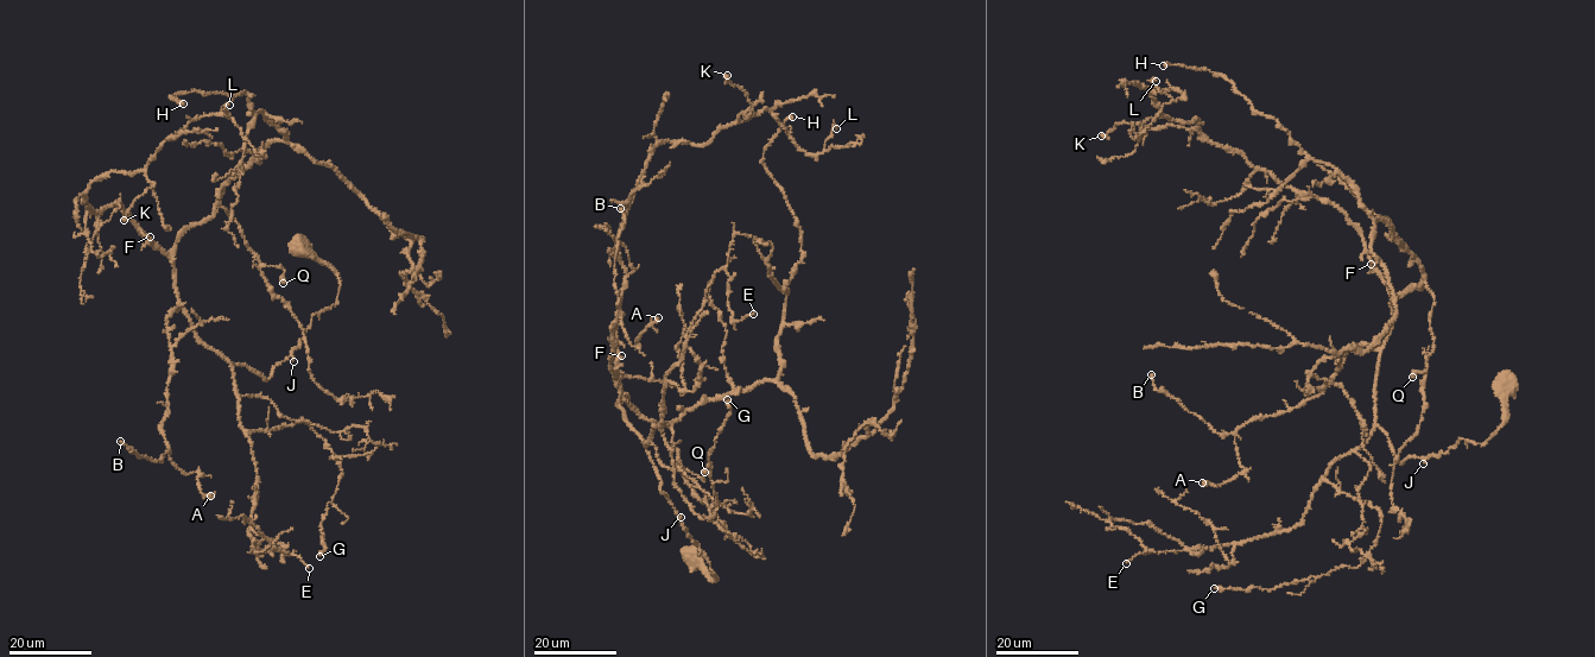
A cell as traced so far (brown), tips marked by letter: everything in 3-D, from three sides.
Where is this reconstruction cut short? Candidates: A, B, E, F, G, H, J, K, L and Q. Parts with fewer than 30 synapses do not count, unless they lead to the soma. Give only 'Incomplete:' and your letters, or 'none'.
Incomplete: none

